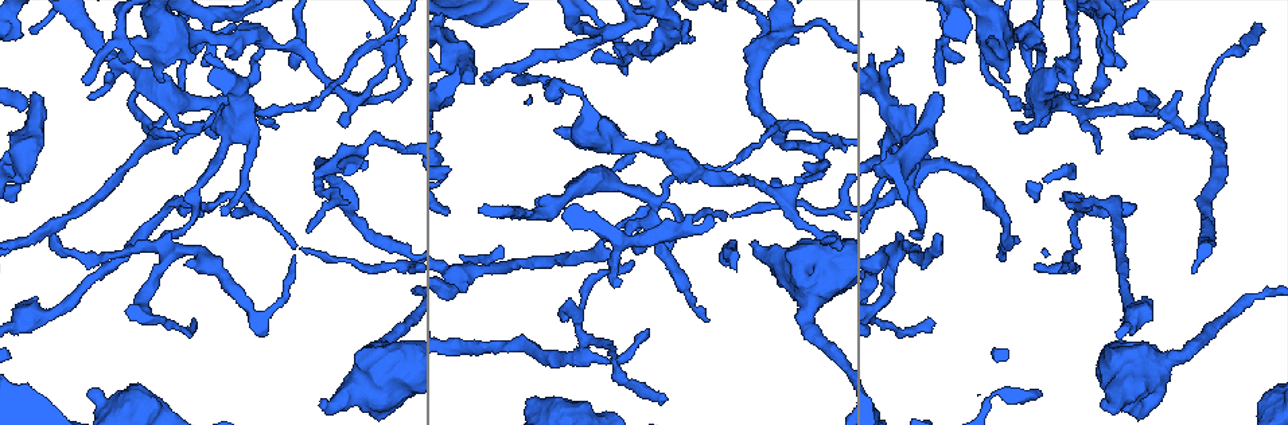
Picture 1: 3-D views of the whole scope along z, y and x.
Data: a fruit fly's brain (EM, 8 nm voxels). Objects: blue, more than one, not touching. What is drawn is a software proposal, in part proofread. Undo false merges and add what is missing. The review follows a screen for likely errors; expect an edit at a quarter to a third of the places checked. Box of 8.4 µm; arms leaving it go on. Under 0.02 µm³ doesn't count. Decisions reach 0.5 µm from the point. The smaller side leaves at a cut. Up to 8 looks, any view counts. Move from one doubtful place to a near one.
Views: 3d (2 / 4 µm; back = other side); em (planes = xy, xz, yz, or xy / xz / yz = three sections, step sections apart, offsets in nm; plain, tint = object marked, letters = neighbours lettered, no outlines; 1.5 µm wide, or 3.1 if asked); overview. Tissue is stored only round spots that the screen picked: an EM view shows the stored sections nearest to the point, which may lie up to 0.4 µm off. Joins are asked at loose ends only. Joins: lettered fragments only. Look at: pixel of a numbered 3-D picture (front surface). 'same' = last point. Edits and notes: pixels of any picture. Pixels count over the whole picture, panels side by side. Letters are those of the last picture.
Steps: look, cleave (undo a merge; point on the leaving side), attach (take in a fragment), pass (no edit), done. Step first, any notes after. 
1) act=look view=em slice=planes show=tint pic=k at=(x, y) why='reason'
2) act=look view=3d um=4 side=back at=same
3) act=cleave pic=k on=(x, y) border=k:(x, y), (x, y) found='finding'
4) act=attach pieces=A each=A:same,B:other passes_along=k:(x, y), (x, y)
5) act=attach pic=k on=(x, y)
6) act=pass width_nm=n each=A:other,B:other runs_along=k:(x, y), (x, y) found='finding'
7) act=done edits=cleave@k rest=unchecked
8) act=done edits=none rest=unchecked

act=look view=em slice=planes show=letters pic=1 at=(583, 340) why='sharp bend'

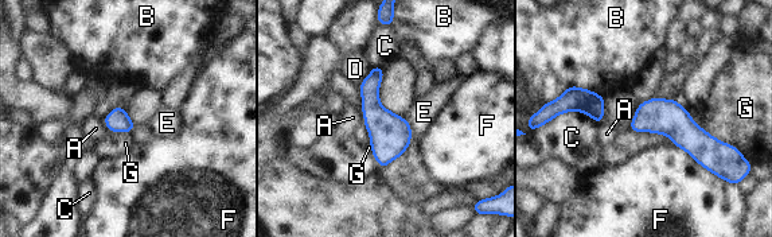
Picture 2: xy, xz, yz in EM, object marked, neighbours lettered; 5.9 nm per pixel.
act=pass width_nm=220 each=A:other,B:other,C:other,D:other,E:other,F:other,G:other runs_along=2:(642, 107), (671, 119), (728, 171) found='one cell here'

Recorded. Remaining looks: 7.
act=look view=3d um=2 pic=1 at=(632, 262) why='thin end'

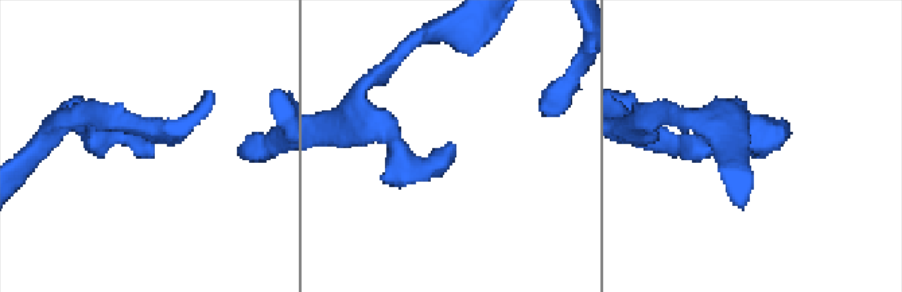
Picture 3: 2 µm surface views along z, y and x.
act=look view=em slice=planes show=letters pic=3 at=(447, 143)

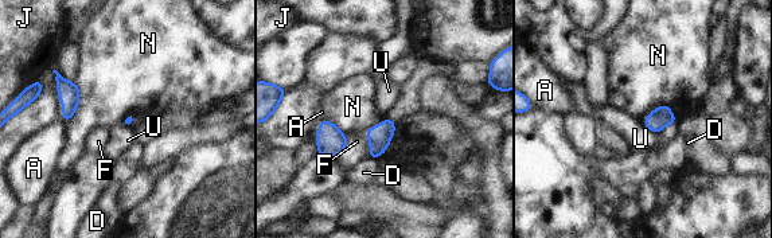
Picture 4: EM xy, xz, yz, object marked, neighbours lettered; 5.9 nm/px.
act=pass each=A:other,D:other,F:other,J:other,N:other,U:other border=4:(677, 118), (659, 105), (642, 121) found='no lettered fragment goes on from it'

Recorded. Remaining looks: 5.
act=look view=em slice=planes show=tint pic=1 at=(772, 182)

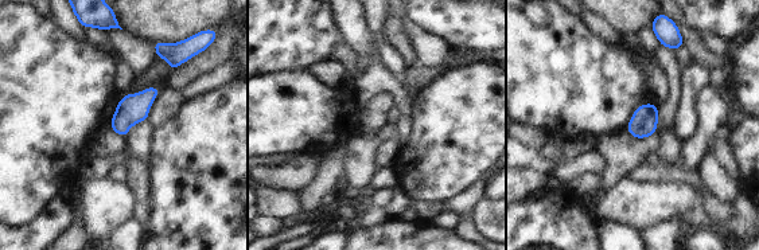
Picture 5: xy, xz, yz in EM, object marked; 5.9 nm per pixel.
act=look view=em slice=planes show=letters at=same why='see the neighbours'

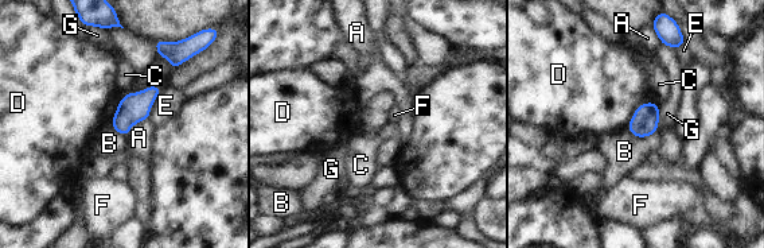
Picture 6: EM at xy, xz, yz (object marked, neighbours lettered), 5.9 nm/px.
act=pass width_nm=160 each=A:other,B:other,C:other,D:other,E:other,F:other,G:other found='no lettered fragment goes on from it'

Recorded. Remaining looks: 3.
act=done edits=none rest=unchecked

